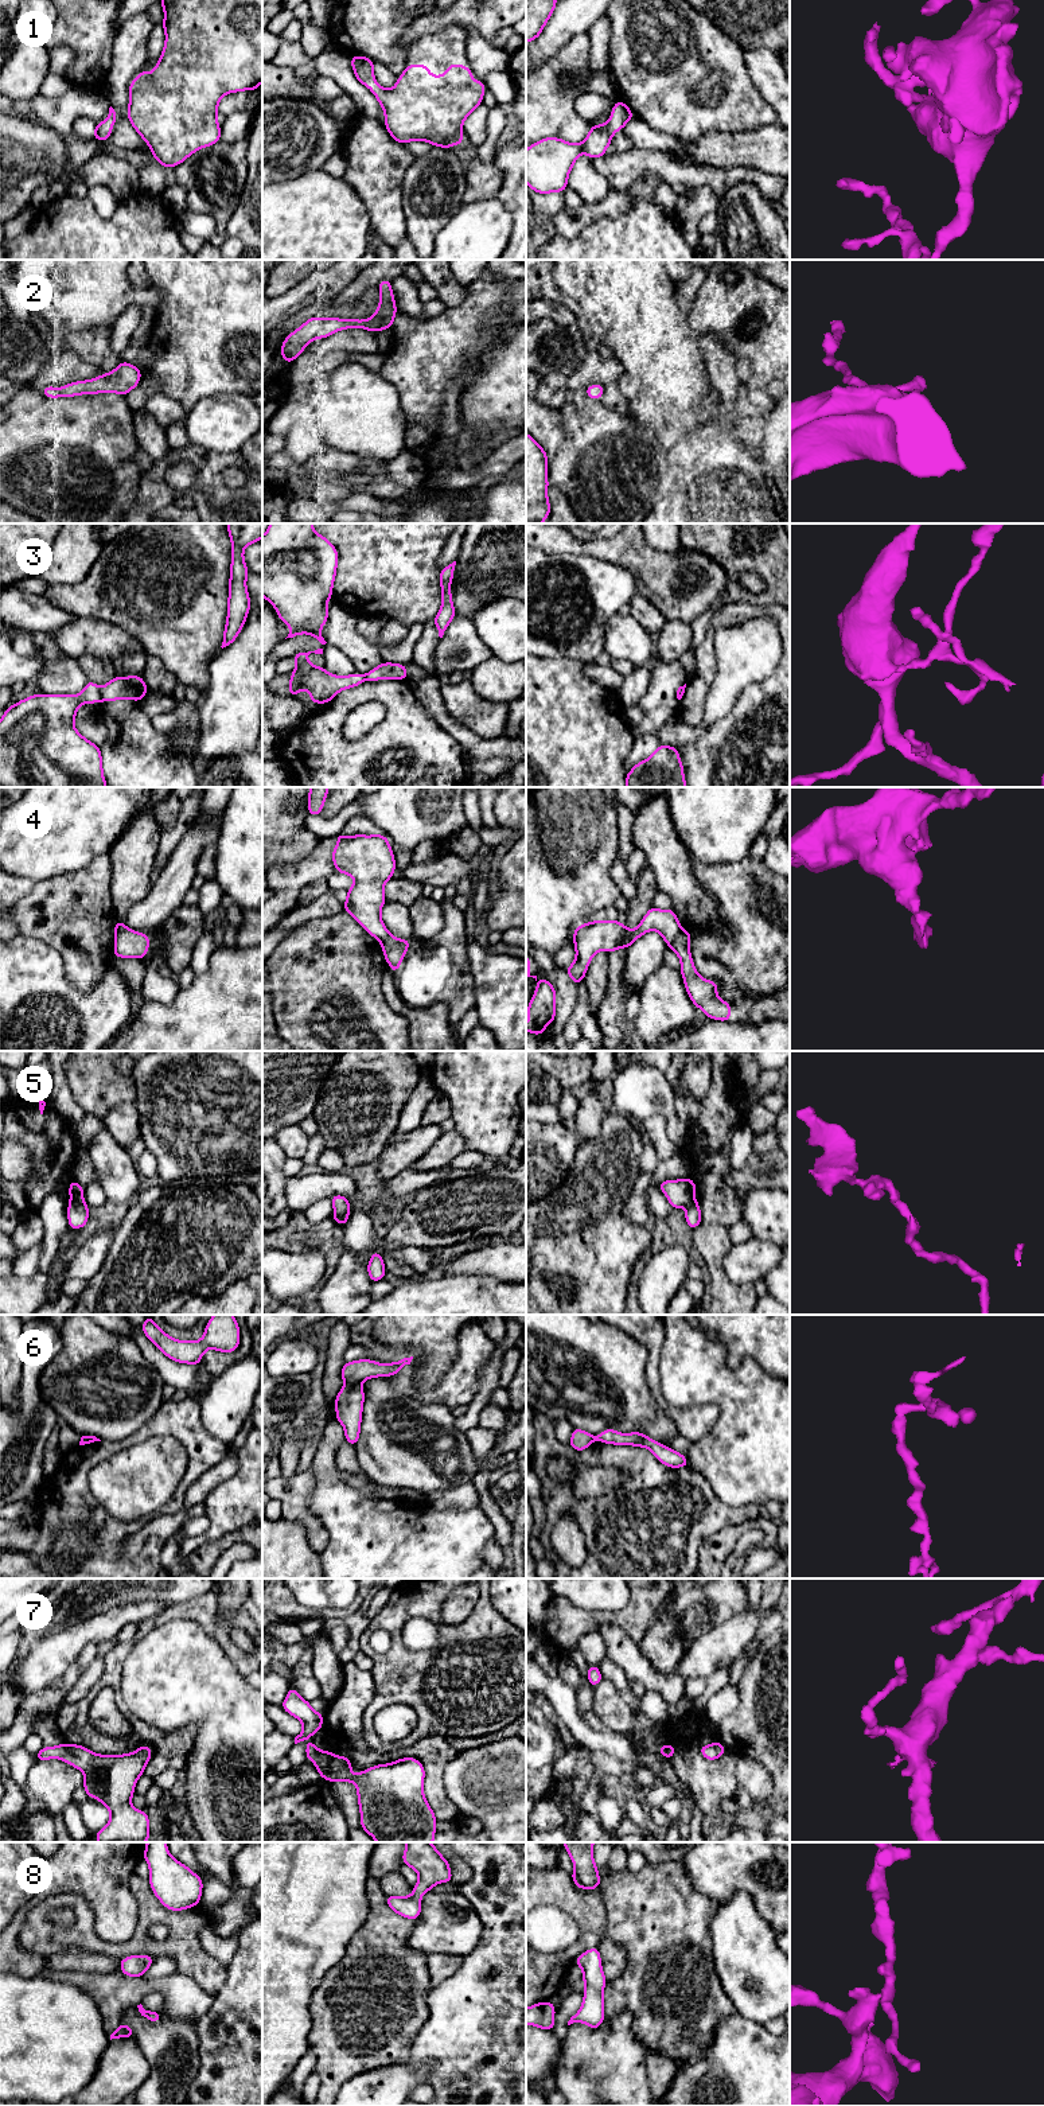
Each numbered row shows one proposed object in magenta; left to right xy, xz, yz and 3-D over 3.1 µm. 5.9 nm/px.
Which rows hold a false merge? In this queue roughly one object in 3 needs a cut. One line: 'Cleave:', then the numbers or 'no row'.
Cleave: 3, 4, 5, 6

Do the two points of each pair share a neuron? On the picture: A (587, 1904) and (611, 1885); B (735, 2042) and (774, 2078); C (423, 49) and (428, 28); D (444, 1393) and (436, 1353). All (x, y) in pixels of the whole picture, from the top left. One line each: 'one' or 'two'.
A: two
B: one
C: two
D: two

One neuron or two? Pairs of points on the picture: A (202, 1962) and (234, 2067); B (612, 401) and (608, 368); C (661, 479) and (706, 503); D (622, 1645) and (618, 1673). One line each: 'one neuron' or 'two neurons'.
A: two neurons
B: two neurons
C: two neurons
D: two neurons

